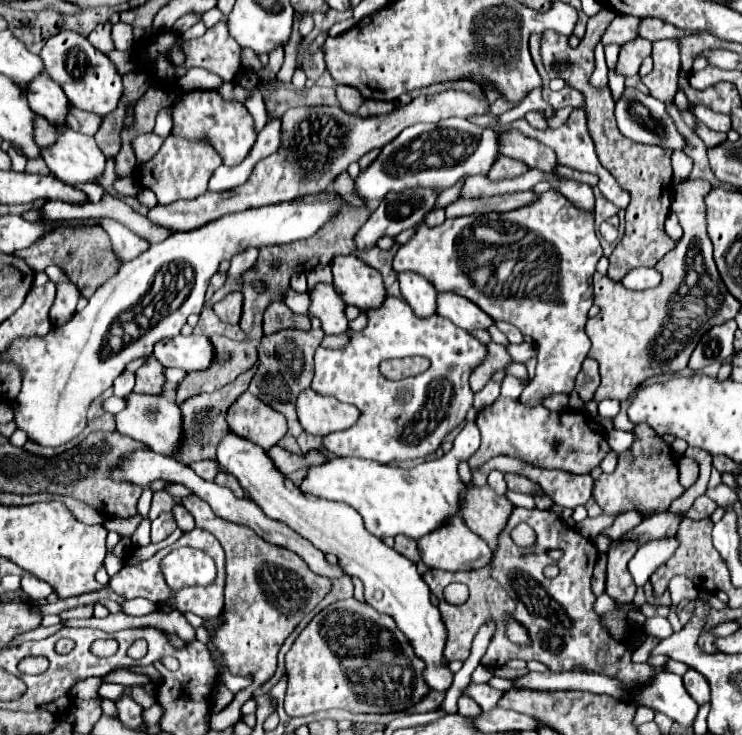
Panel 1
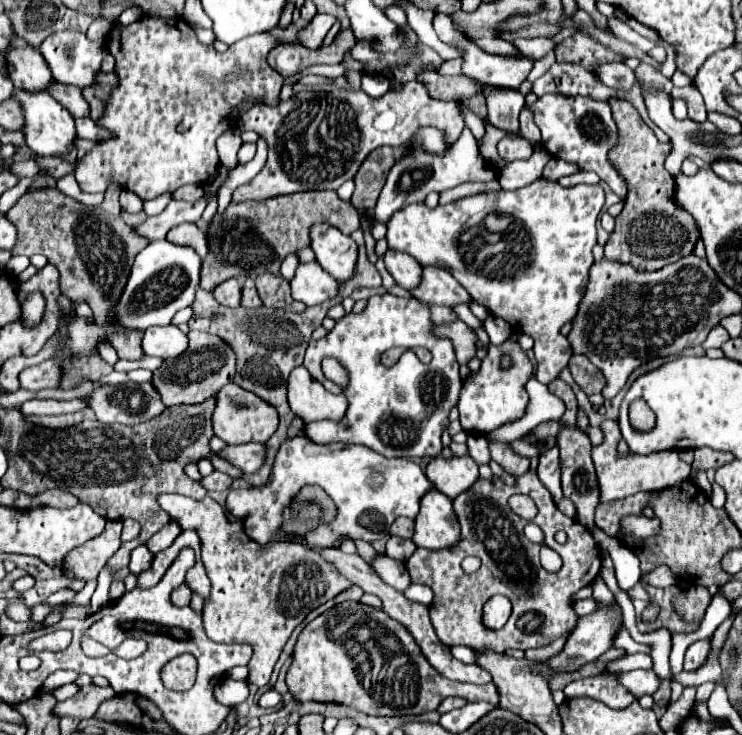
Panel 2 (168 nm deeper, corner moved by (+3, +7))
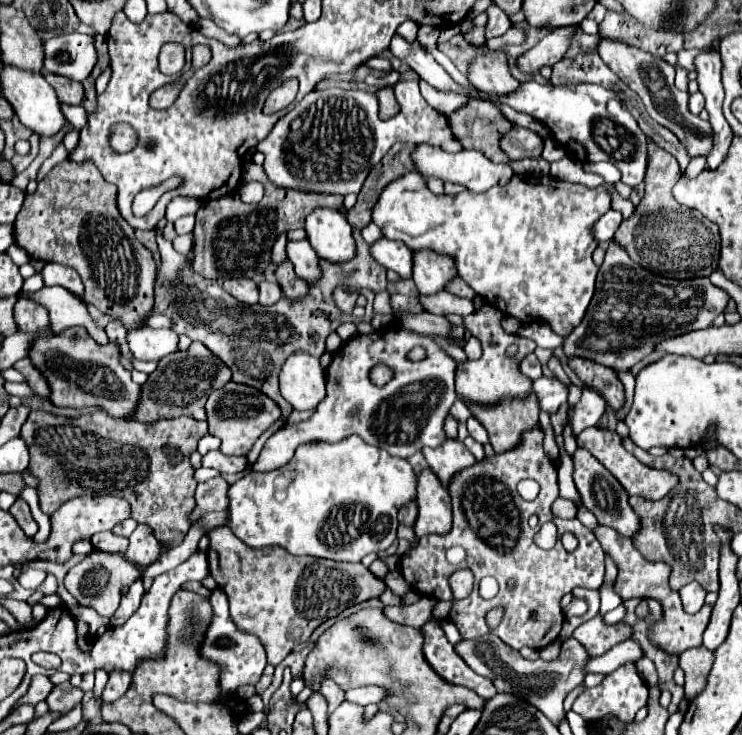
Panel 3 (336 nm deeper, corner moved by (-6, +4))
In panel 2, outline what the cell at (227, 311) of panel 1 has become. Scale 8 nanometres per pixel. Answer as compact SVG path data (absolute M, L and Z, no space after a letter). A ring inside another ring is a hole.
M228 279L224 283L220 283L214 289L214 297L218 299L218 303L226 305L226 307L238 307L240 305L240 297L242 297L242 287L238 279Z

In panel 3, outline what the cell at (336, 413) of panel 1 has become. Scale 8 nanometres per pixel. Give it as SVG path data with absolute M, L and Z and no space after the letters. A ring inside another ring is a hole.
M297 352L287 358L279 376L281 394L295 410L315 410L325 394L325 376L317 358Z

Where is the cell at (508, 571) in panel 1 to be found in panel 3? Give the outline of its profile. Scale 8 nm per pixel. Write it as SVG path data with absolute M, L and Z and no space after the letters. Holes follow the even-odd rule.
M531 430L531 432L527 432L527 436L523 436L523 444L519 444L519 448L515 448L511 452L495 454L493 458L485 458L483 462L477 462L475 466L465 468L463 472L459 472L459 476L455 476L455 480L451 480L449 494L451 494L451 500L453 500L453 530L447 536L423 536L419 546L415 550L411 550L407 556L401 558L401 574L405 576L405 580L417 592L429 594L437 600L451 600L453 594L451 594L451 588L449 588L449 574L453 574L459 568L469 568L475 574L475 588L473 588L469 598L453 602L453 608L451 608L451 614L449 614L449 620L457 626L457 630L461 632L461 636L465 640L479 638L479 636L487 634L489 626L487 626L485 614L493 608L503 608L503 618L501 618L499 626L491 630L495 636L499 636L505 644L509 644L515 650L521 650L525 646L541 650L541 648L549 646L559 636L561 626L563 626L561 598L577 586L581 586L581 588L599 588L603 584L603 574L605 574L605 554L603 554L603 548L601 548L599 540L595 538L595 534L589 528L585 528L577 518L575 520L561 520L561 518L555 518L551 514L551 504L555 502L555 498L559 498L559 484L557 484L557 470L555 470L553 462L543 452L543 432L541 430ZM523 478L533 478L541 486L539 496L533 502L523 500L515 492L515 484ZM533 514L539 516L539 524L543 524L547 520L555 522L555 526L559 530L559 540L551 550L543 550L535 544L533 538L535 538L537 530L529 528L529 516L533 516ZM565 532L573 532L575 538L579 540L579 546L573 552L567 552L561 544L561 536ZM451 546L463 546L465 548L467 560L463 564L451 566L445 560L445 552ZM483 576L493 576L499 582L499 594L491 600L483 600L479 596L479 580ZM511 578L515 580L513 588L509 588Z

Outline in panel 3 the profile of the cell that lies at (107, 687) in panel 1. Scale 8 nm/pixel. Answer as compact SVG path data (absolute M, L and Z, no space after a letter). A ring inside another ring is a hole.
M35 676L35 680L31 682L31 688L27 692L27 696L23 696L23 700L19 700L19 704L23 704L23 702L39 704L39 702L43 702L51 694L53 688L55 686L51 684L51 680L47 676Z

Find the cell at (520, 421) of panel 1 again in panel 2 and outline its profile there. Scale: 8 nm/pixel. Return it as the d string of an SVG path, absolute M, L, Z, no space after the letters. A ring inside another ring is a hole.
M508 339L502 345L488 345L488 353L482 359L482 365L476 373L470 373L460 389L460 399L458 399L458 411L460 411L460 423L464 431L494 431L514 419L520 419L526 411L528 405L528 393L524 389L526 381L532 375L532 361L528 359L528 355L522 351L522 347L518 345L518 341ZM508 353L512 357L512 367L510 369L500 369L500 357Z

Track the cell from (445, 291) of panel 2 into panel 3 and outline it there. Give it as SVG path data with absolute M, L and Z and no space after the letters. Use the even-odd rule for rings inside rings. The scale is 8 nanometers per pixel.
M413 252L415 254L415 268L413 268L413 282L421 296L433 296L447 288L447 284L457 278L455 262L447 256L435 252Z

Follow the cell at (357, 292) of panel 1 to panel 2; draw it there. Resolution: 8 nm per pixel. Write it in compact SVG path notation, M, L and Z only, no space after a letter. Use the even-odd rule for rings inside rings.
M312 225L310 247L316 253L316 261L336 281L346 281L354 275L358 249L352 237L340 233L332 225Z

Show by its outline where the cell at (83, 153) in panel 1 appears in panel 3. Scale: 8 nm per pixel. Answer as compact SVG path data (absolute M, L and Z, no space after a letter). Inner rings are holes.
M5 66L3 68L3 96L9 100L9 104L13 106L17 118L21 120L23 126L27 126L33 134L37 136L55 136L57 132L61 132L67 124L67 118L61 110L61 102L55 96L55 90L43 80L43 74L35 74L35 72L19 72L19 68L11 68Z

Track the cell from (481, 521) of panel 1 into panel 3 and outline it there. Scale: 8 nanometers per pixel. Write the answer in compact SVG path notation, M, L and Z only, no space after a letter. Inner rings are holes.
M445 440L443 448L423 448L423 454L435 472L435 476L441 480L441 484L447 488L451 478L473 466L477 460L475 456L463 446L461 440Z

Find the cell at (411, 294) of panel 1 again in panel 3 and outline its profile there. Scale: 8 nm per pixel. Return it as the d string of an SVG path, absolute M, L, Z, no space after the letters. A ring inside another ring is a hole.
M383 238L371 246L371 254L381 266L397 272L401 278L413 276L413 252L405 244Z

